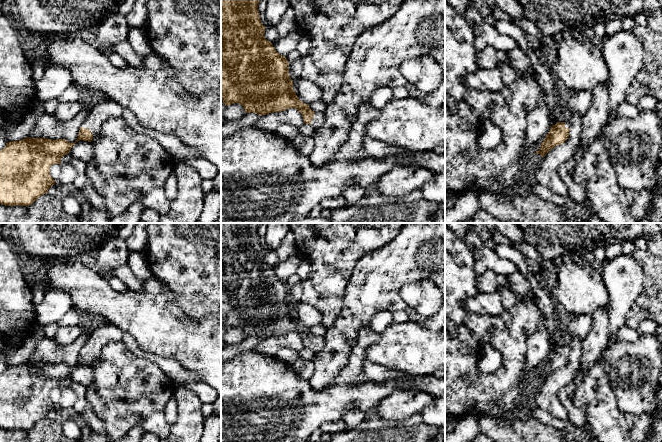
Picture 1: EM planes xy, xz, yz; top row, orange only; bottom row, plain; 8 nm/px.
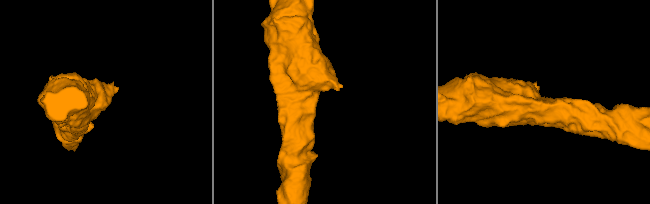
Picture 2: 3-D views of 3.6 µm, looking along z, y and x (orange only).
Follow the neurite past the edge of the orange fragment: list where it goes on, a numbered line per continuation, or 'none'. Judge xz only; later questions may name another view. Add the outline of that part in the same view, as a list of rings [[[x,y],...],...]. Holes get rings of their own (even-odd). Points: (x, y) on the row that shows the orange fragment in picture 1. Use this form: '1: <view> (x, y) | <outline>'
1: xz (318, 119) | [[[315,112],[310,125],[314,129],[317,129],[318,127],[320,127],[323,124],[324,120],[325,120],[325,118],[324,118],[323,112]]]

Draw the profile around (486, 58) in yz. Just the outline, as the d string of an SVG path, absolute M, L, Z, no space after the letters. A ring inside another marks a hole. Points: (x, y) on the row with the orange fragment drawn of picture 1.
M492 46L476 52L476 64L478 69L490 70L497 67L498 61L496 57L496 49Z

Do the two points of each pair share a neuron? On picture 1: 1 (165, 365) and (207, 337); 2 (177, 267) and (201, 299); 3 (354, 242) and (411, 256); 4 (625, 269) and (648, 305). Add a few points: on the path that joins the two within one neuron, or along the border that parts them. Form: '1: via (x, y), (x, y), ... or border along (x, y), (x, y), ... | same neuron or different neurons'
1: border along (150, 352), (176, 360), (185, 369), (192, 372) | different neurons
2: via (185, 275), (201, 291) | same neuron
3: border along (398, 233), (383, 246), (366, 253), (359, 259) | different neurons
4: border along (643, 270), (642, 292), (627, 313) | different neurons

